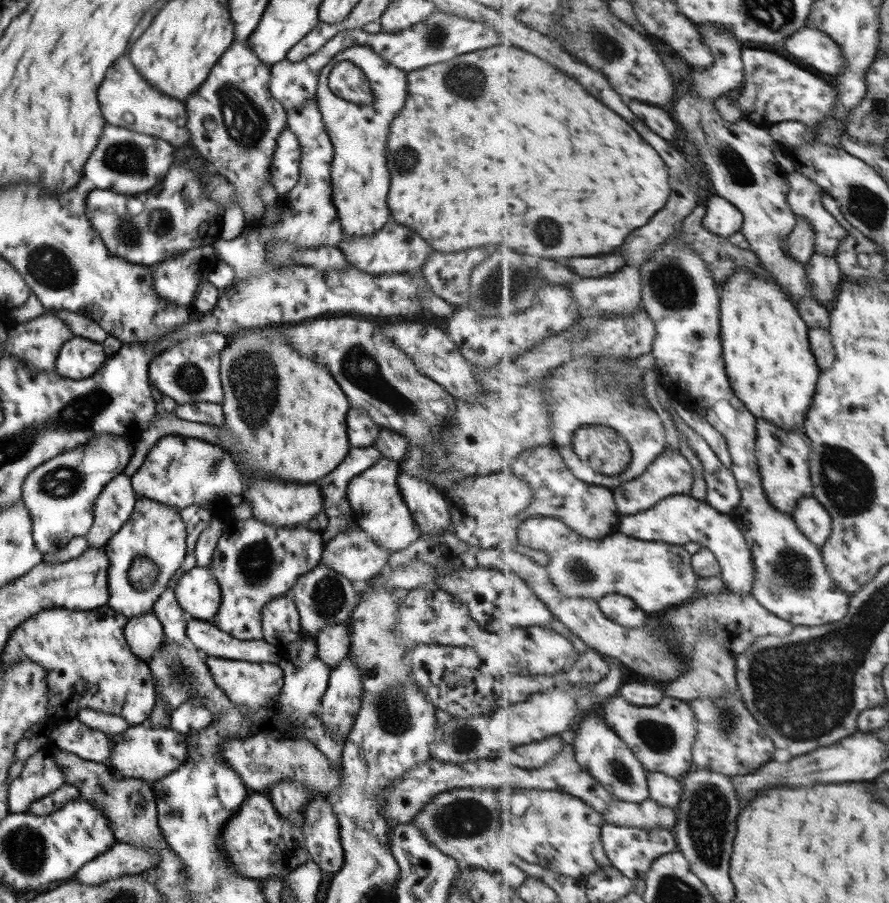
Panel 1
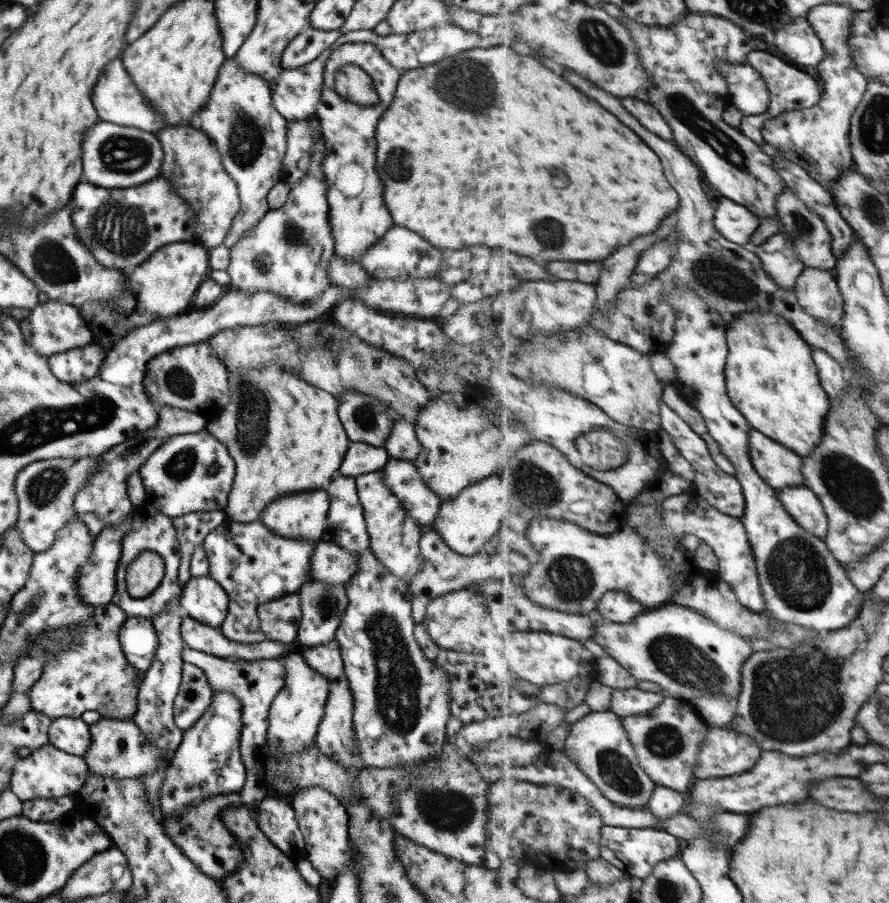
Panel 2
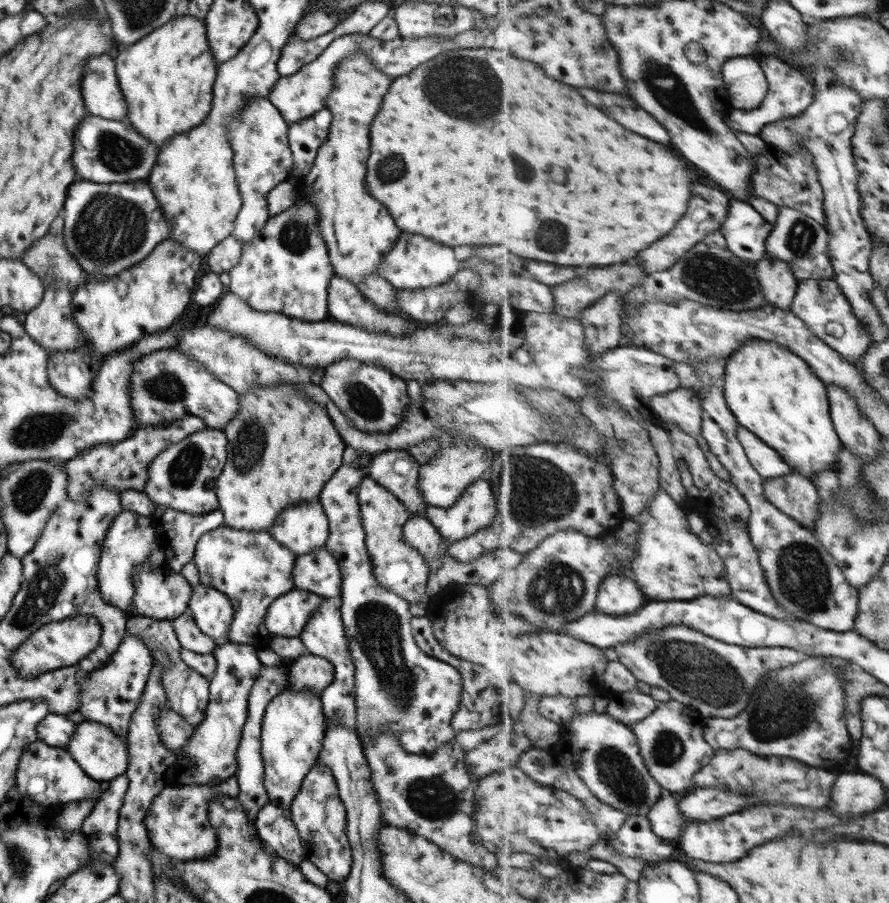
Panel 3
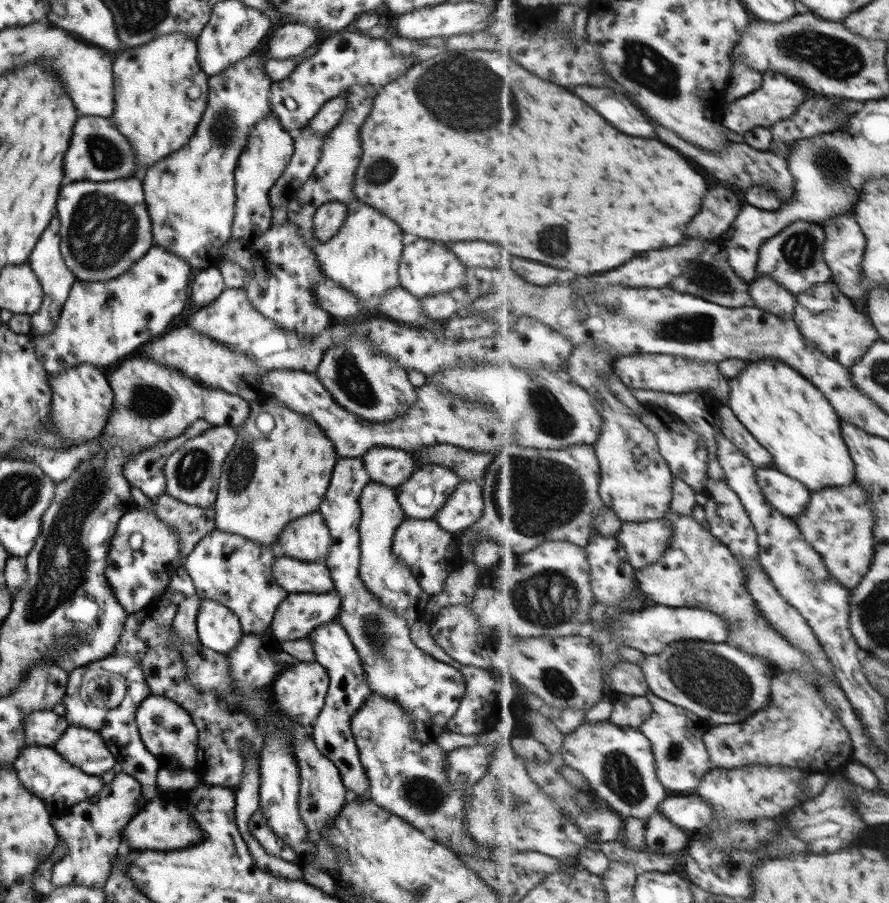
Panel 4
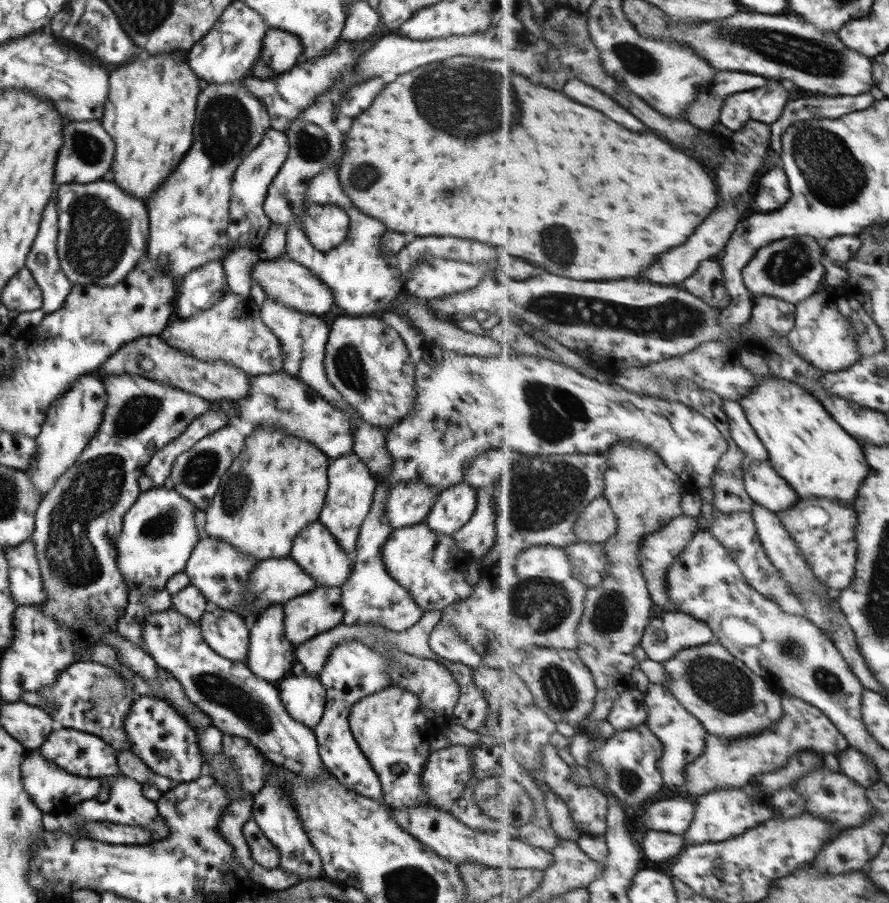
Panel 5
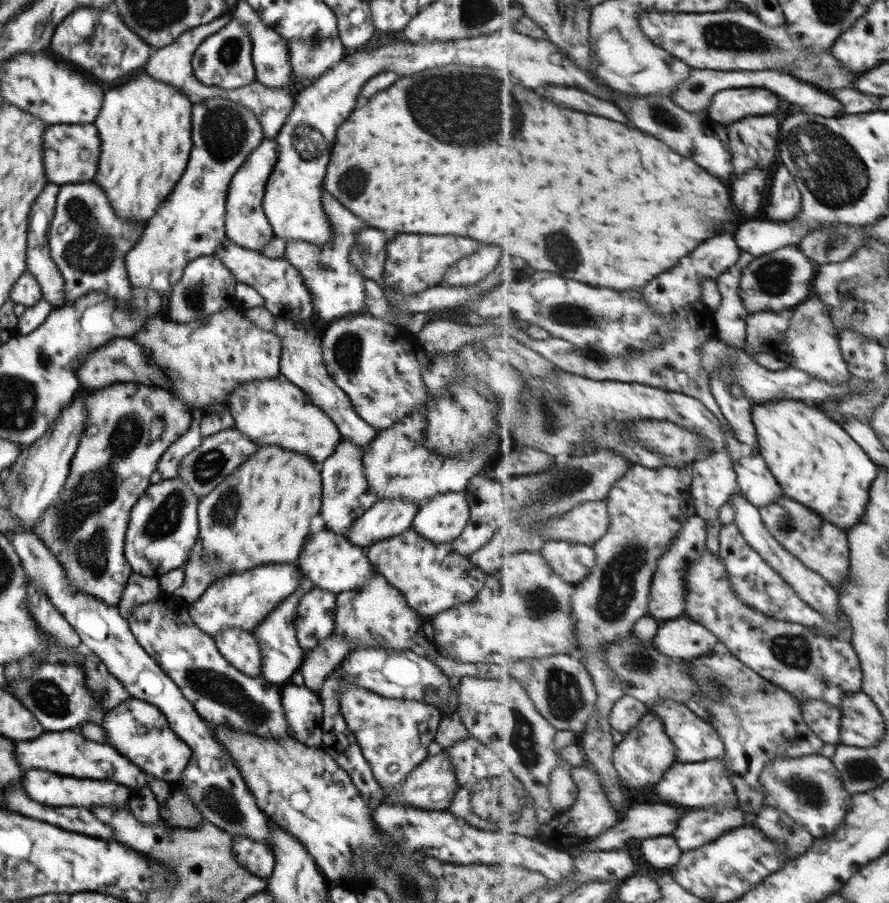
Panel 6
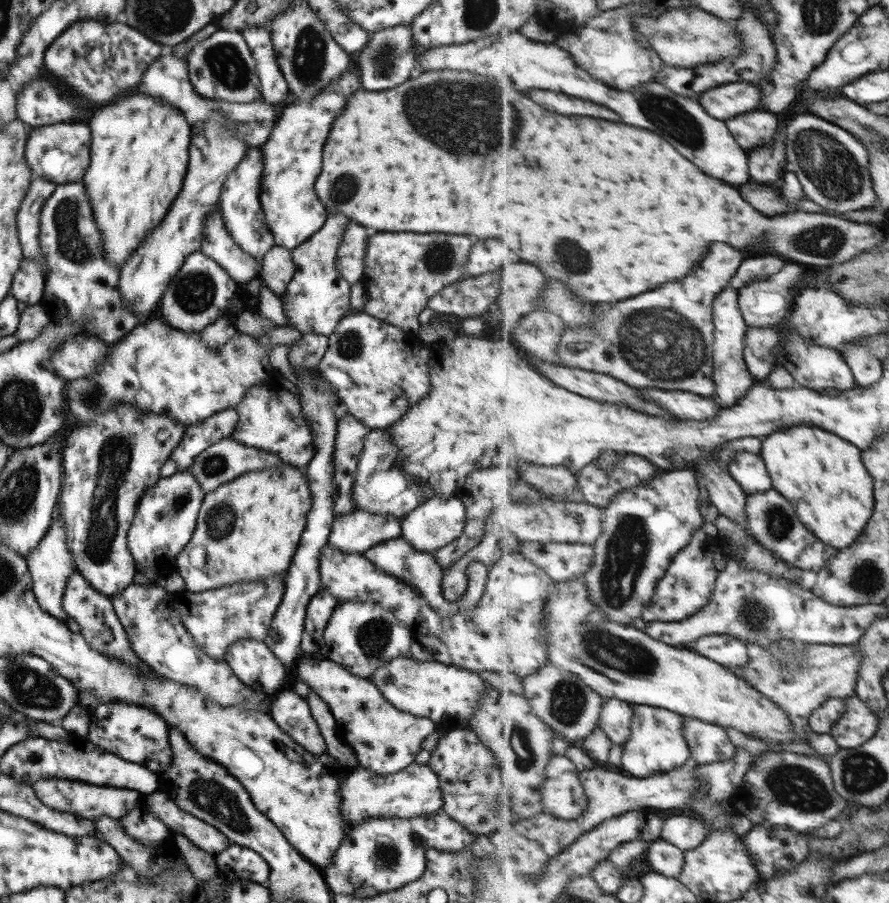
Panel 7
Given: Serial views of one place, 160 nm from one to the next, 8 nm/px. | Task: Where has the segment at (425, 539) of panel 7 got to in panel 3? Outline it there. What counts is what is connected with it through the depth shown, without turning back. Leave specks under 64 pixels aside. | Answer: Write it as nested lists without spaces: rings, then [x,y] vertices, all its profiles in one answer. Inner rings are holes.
[[[484,478],[477,479],[449,508],[427,507],[423,516],[449,545],[485,528],[495,512],[493,491]]]

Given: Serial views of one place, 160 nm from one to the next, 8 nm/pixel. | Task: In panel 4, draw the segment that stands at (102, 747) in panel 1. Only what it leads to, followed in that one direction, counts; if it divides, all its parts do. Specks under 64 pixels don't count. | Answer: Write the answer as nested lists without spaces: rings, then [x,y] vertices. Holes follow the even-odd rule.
[[[32,710],[24,714],[22,720],[24,743],[26,746],[52,747],[68,725],[63,716],[53,711]]]

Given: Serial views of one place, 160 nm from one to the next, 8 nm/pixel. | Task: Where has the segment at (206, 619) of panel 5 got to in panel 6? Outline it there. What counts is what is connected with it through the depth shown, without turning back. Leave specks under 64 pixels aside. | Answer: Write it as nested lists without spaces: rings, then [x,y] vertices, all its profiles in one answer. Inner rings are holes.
[[[228,628],[213,637],[219,654],[233,668],[247,676],[262,676],[262,658],[258,644],[251,632]]]

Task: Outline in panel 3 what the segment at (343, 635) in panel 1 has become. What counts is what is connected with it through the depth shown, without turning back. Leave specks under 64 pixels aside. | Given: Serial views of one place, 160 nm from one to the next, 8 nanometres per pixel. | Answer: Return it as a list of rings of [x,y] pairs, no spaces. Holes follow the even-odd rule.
[[[309,652],[293,660],[286,670],[286,689],[289,691],[309,691],[319,697],[333,680],[333,665]]]

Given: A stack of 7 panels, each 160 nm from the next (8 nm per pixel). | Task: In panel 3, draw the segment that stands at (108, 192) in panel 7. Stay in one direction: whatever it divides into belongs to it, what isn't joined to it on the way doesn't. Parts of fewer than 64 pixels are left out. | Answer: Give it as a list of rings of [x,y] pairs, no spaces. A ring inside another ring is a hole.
[[[187,14],[174,16],[171,22],[163,24],[161,28],[152,30],[131,46],[127,46],[113,60],[115,60],[115,74],[119,78],[117,84],[127,102],[125,122],[155,146],[161,146],[167,138],[180,132],[187,132],[189,128],[201,124],[211,110],[212,84],[217,72],[205,36],[203,20]]]

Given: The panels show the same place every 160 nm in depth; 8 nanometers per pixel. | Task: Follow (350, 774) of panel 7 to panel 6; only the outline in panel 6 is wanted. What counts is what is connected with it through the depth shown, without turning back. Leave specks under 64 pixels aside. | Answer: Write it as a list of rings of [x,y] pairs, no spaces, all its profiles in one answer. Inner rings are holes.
[[[441,751],[435,755],[427,755],[427,758],[421,761],[415,769],[410,770],[408,776],[400,782],[396,789],[381,788],[382,796],[384,796],[384,800],[381,802],[386,802],[389,805],[392,803],[412,805],[413,808],[429,811],[447,810],[457,787],[452,762],[449,762],[446,753]]]

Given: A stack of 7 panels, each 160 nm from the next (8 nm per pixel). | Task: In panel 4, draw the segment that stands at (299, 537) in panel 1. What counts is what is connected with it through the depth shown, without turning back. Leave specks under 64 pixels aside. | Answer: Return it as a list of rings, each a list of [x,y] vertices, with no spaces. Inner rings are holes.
[[[214,528],[197,542],[181,565],[187,571],[199,599],[208,598],[226,606],[238,618],[243,635],[249,633],[259,635],[270,626],[277,605],[288,593],[277,586],[272,577],[272,564],[278,556],[275,547],[263,547],[248,538]]]

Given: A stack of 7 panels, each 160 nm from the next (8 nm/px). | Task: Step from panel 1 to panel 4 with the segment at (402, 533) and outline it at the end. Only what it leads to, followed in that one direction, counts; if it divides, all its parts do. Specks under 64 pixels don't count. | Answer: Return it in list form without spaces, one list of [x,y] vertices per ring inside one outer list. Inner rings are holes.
[[[371,481],[361,490],[358,503],[360,506],[358,524],[360,581],[371,594],[377,597],[381,606],[388,606],[408,624],[419,620],[424,614],[422,609],[430,599],[430,595],[421,590],[412,575],[412,570],[409,570],[404,562],[397,561],[393,555],[392,538],[397,526],[405,519],[394,489]]]

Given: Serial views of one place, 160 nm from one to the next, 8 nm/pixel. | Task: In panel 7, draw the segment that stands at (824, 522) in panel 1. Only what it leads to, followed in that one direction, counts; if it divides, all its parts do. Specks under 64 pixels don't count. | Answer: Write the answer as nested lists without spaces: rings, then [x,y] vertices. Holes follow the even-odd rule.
[[[737,452],[730,460],[728,470],[747,495],[768,493],[774,489],[768,466],[760,456]]]

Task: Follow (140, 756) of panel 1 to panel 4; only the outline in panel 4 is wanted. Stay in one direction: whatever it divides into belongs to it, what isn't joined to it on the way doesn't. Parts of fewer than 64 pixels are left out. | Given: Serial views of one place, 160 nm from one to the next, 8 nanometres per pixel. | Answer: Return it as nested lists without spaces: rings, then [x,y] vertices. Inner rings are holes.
[[[68,725],[52,749],[81,772],[100,776],[111,770],[116,760],[100,738],[99,731]]]

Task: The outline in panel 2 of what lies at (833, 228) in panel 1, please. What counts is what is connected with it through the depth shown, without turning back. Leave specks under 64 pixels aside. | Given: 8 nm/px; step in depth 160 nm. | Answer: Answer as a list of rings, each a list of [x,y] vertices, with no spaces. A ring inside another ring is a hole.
[[[787,188],[780,194],[776,205],[780,208],[781,231],[795,242],[796,253],[807,267],[820,268],[821,270],[834,271],[838,258],[832,247],[831,231],[826,221],[809,208],[808,203],[796,194],[792,188]]]

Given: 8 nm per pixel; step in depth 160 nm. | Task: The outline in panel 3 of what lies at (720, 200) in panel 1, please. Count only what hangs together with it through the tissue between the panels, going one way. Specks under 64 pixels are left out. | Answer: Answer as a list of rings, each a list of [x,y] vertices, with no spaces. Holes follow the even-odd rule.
[[[731,198],[729,215],[721,233],[730,250],[749,266],[757,266],[766,257],[767,240],[774,224],[763,217],[749,202]]]

